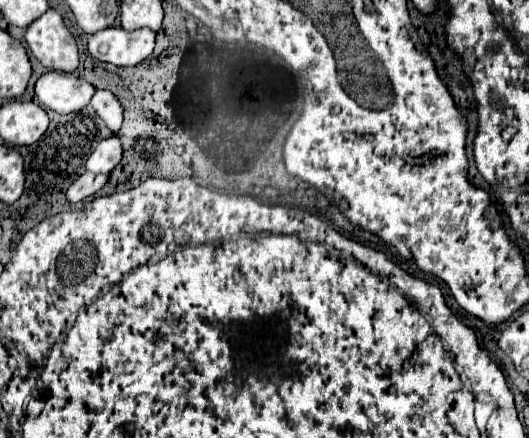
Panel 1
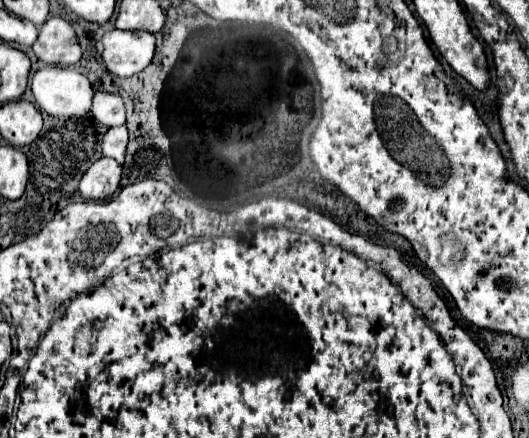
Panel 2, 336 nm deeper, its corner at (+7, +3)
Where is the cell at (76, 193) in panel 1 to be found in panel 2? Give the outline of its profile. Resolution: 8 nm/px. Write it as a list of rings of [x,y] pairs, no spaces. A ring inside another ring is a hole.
[[[112,158],[94,162],[80,180],[80,194],[88,200],[108,200],[120,186],[122,166]]]

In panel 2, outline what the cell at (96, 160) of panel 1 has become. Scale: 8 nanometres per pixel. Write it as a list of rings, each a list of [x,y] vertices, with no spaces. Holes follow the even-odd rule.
[[[114,126],[106,132],[104,142],[102,142],[102,154],[118,160],[120,164],[124,162],[126,154],[126,144],[128,144],[128,130],[126,126]]]

